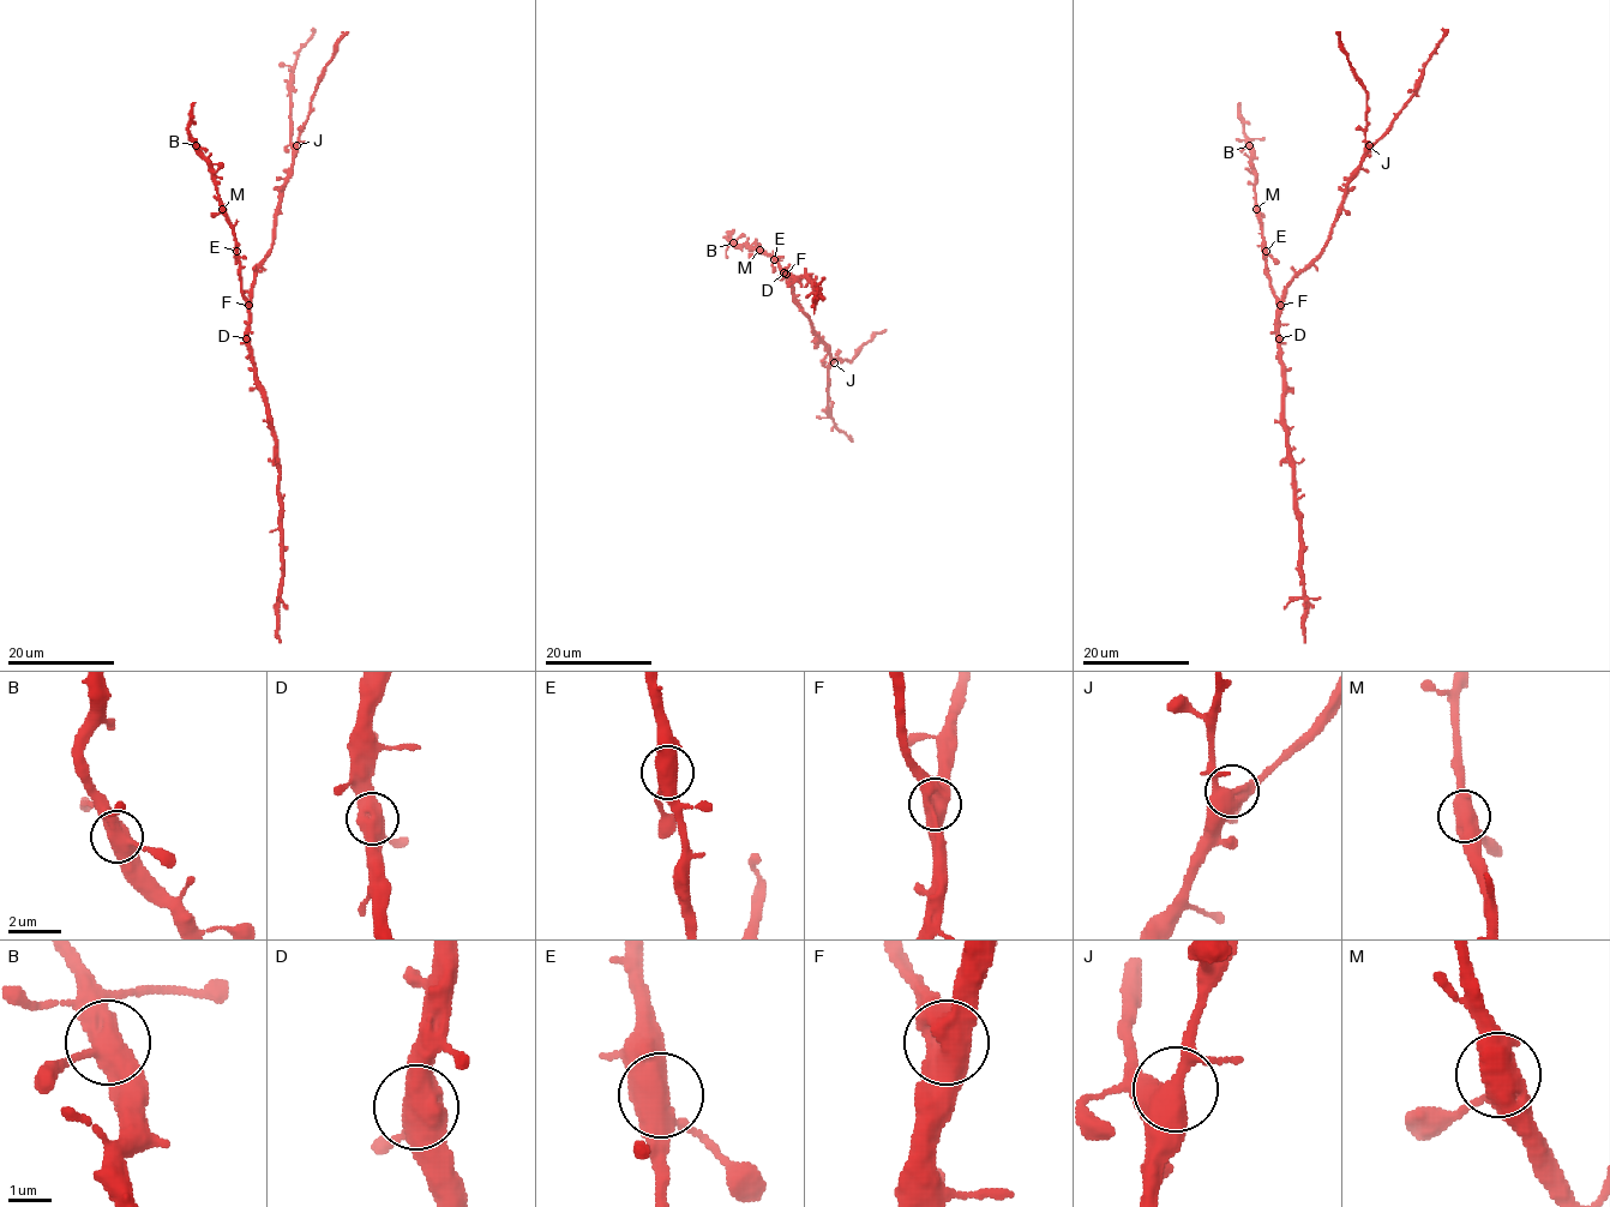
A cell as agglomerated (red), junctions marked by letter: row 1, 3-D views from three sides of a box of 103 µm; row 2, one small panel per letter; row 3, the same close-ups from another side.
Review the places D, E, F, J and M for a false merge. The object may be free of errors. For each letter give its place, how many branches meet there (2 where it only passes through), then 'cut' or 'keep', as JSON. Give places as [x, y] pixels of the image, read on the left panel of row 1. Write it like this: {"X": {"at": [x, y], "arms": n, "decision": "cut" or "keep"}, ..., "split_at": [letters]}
{"D": {"at": [246, 338], "arms": 3, "decision": "keep"}, "E": {"at": [236, 251], "arms": 3, "decision": "keep"}, "F": {"at": [248, 305], "arms": 3, "decision": "keep"}, "J": {"at": [296, 145], "arms": 3, "decision": "keep"}, "M": {"at": [222, 209], "arms": 3, "decision": "keep"}, "split_at": []}

